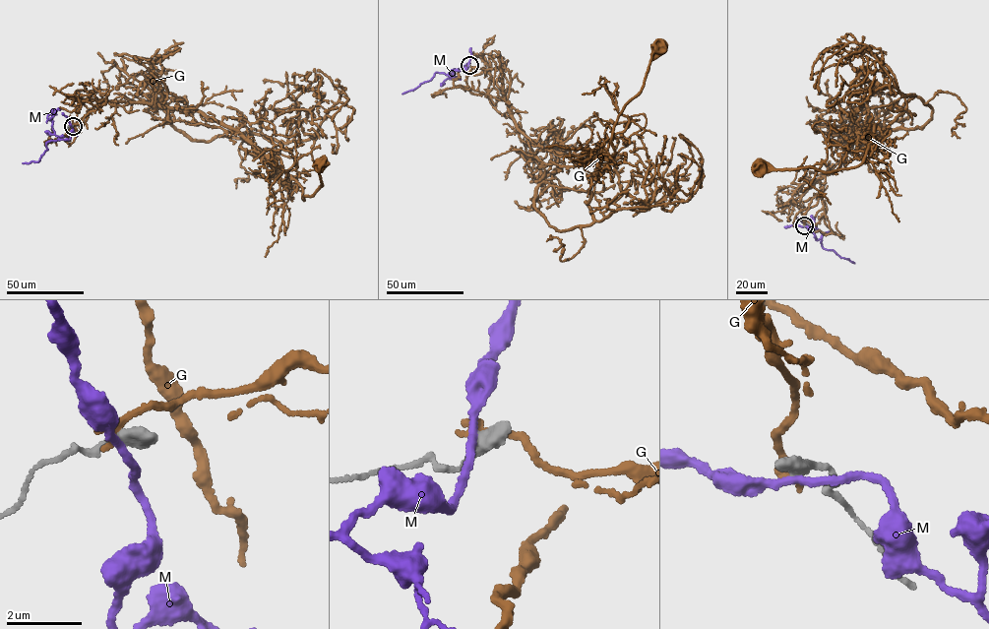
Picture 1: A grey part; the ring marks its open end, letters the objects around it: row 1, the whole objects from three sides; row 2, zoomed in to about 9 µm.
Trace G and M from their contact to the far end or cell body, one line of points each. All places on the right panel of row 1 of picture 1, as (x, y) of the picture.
G: (804, 225), (793, 192), (841, 160), (855, 127), (858, 137), (872, 141), (863, 161), (849, 168), (761, 166)
M: (804, 226), (817, 240), (822, 239), (825, 248), (854, 263)

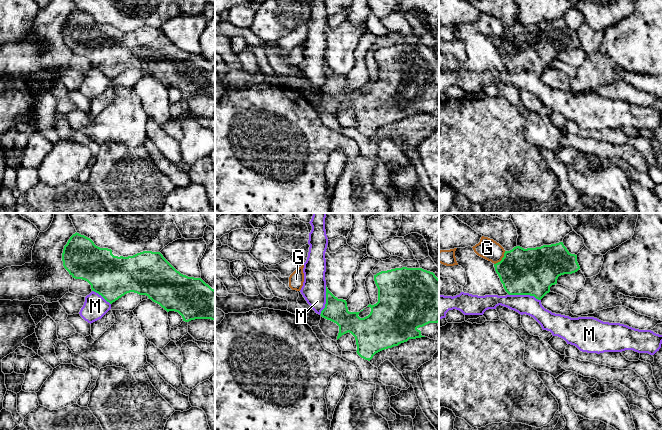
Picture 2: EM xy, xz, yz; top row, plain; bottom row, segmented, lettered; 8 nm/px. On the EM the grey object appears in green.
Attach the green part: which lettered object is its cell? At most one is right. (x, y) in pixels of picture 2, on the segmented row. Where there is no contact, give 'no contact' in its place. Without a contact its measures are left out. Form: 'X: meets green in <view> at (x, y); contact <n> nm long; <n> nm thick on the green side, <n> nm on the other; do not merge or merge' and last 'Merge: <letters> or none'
G: meets green in yz at (502, 259); contact 140 nm long; 380 nm thick on the green side, 170 nm on the other; do not merge
M: meets green in yz at (525, 294); contact 260 nm long; 380 nm thick on the green side, 160 nm on the other; do not merge
Merge: none

